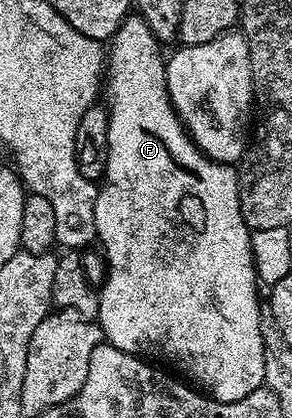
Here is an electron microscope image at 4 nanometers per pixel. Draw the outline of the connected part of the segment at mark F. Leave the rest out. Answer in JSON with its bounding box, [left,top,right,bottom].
[95,16,265,402]

